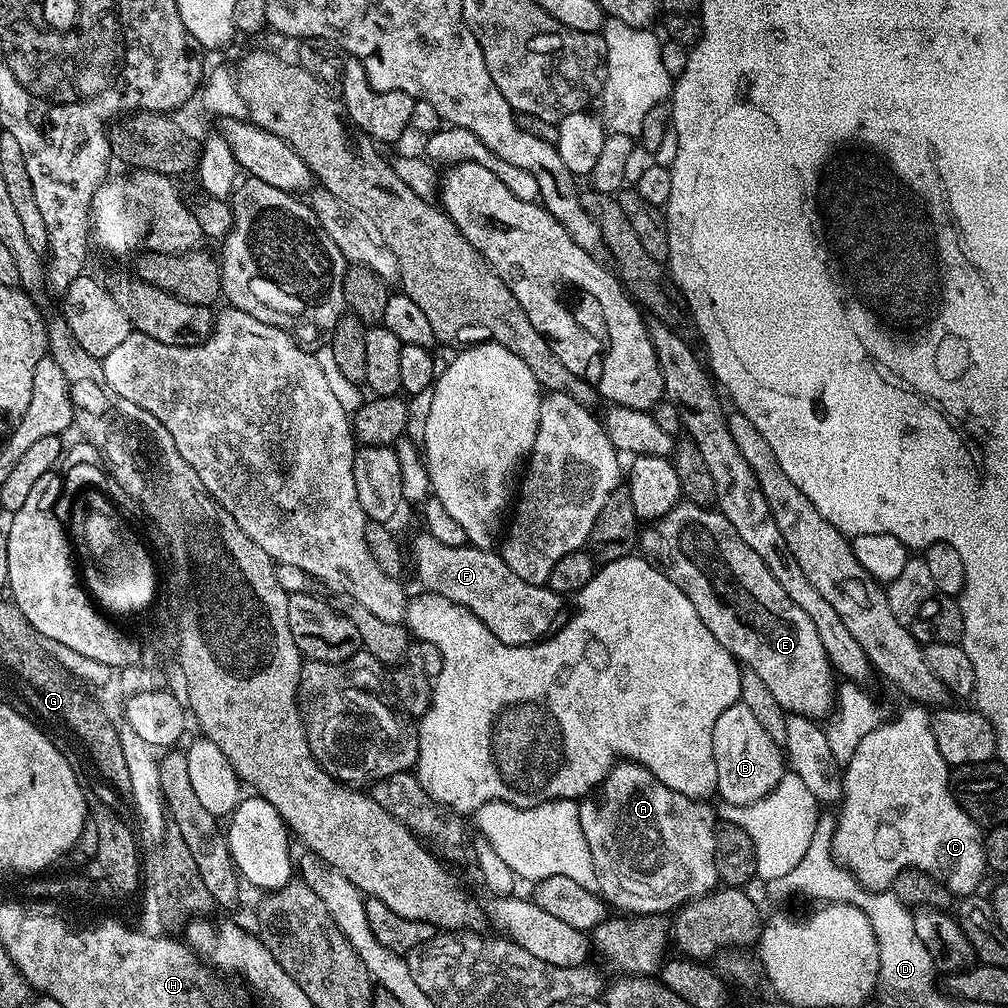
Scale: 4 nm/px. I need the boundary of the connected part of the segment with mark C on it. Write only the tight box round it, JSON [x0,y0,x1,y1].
[830,702,984,897]

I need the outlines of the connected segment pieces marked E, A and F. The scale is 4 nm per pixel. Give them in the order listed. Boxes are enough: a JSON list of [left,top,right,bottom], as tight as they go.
[[638,502,837,720],[579,762,718,916],[410,530,564,645]]

